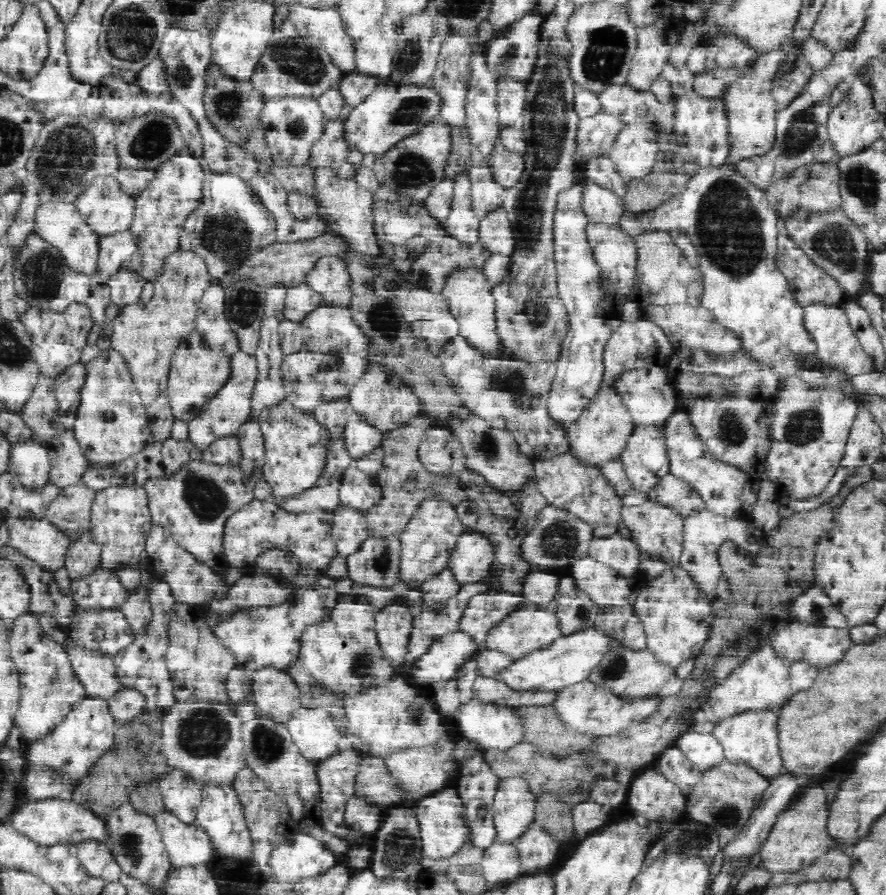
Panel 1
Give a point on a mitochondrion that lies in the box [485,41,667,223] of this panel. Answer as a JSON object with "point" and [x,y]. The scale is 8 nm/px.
{"point":[509,55]}

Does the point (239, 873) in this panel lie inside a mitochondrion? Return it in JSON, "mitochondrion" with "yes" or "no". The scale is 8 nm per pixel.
{"mitochondrion":"no"}

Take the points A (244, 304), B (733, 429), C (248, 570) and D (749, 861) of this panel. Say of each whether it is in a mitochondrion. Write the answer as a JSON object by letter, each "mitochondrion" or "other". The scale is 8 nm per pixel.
{"A":"mitochondrion","B":"mitochondrion","C":"other","D":"other"}

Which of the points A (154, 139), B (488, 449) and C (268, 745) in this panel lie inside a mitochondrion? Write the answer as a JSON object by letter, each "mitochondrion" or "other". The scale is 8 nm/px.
{"A":"mitochondrion","B":"mitochondrion","C":"mitochondrion"}

